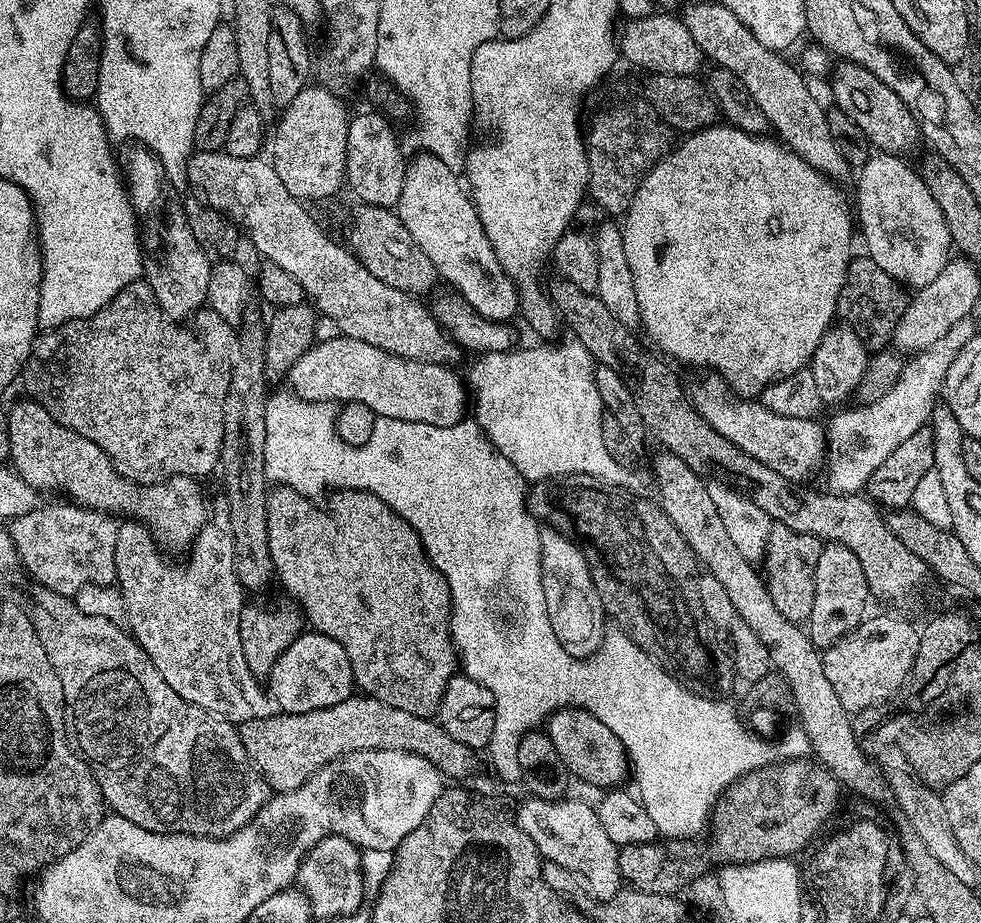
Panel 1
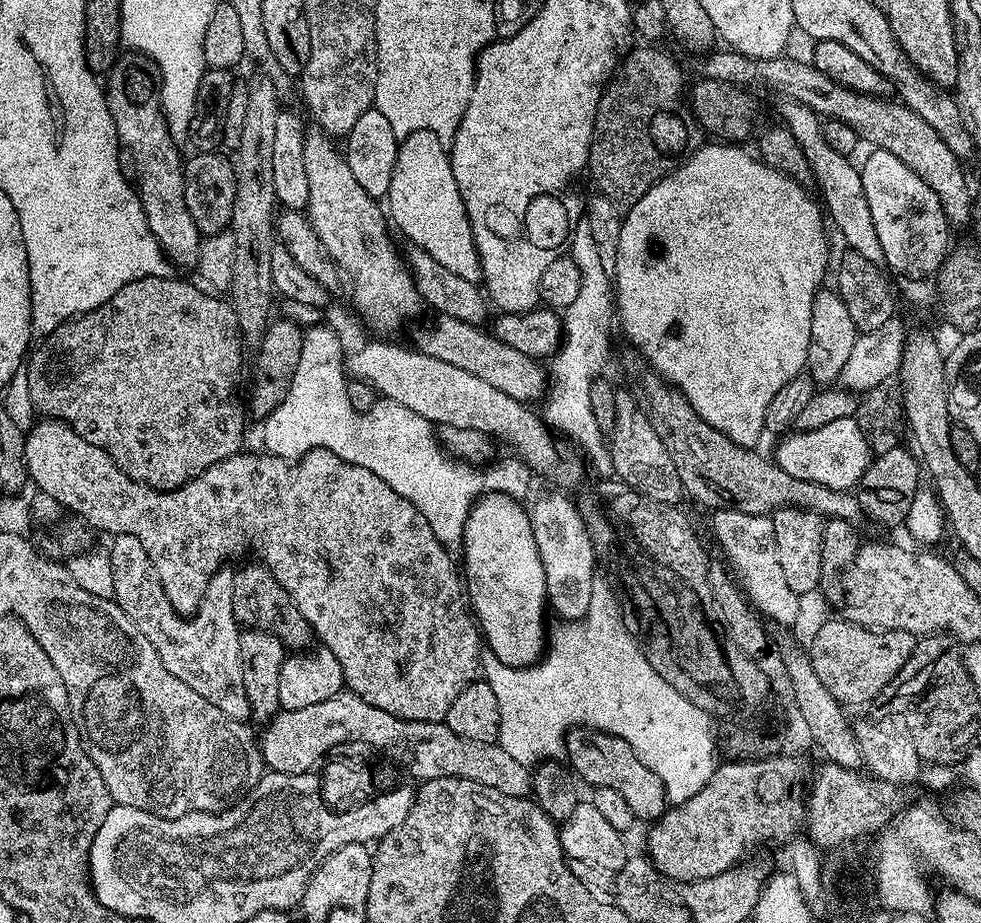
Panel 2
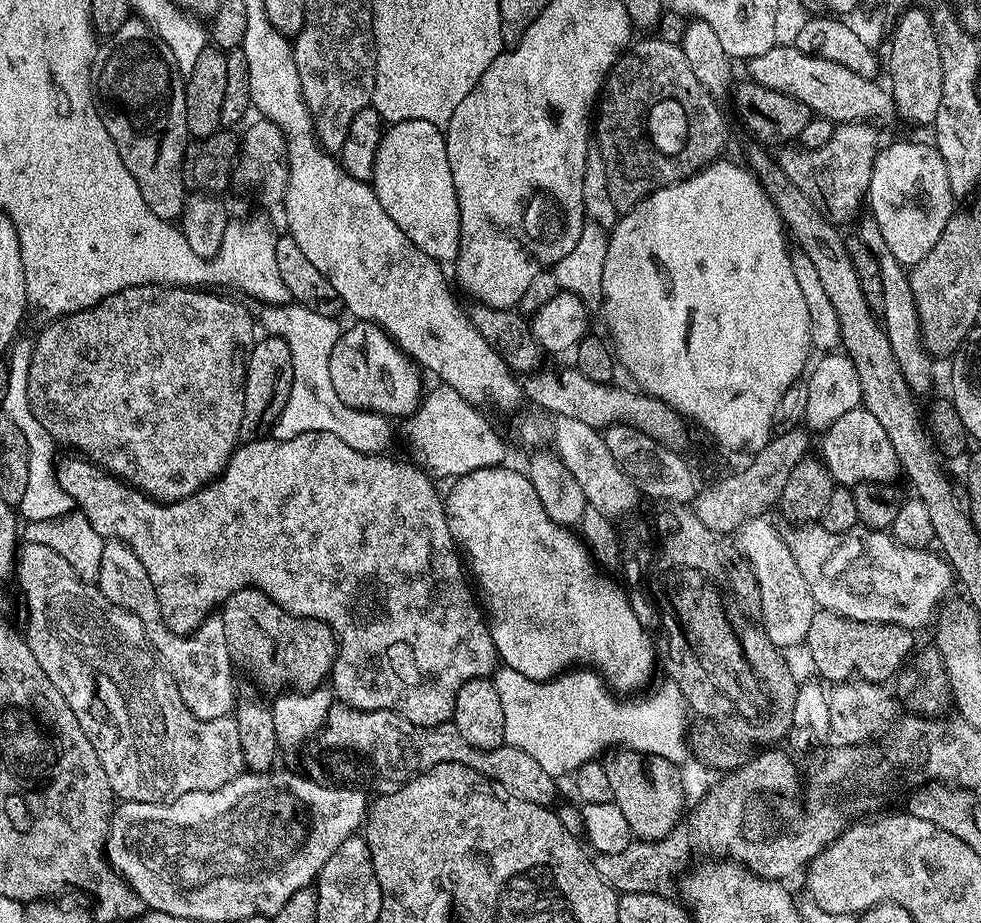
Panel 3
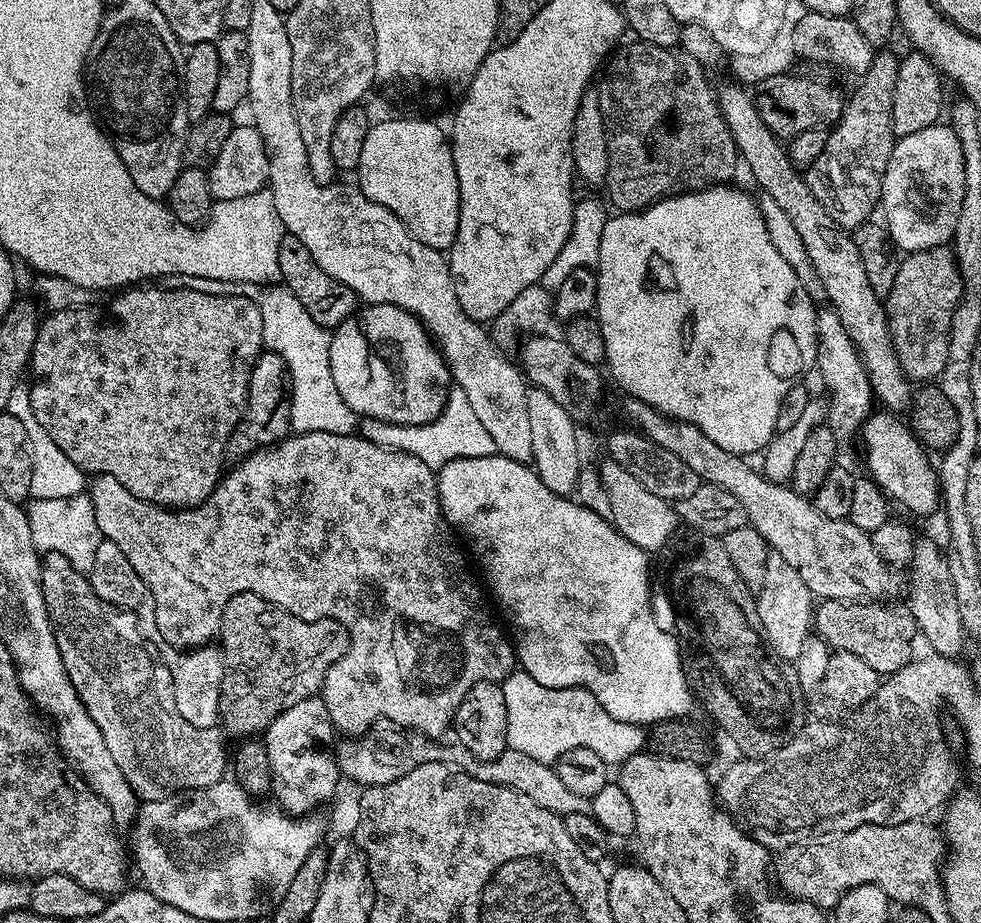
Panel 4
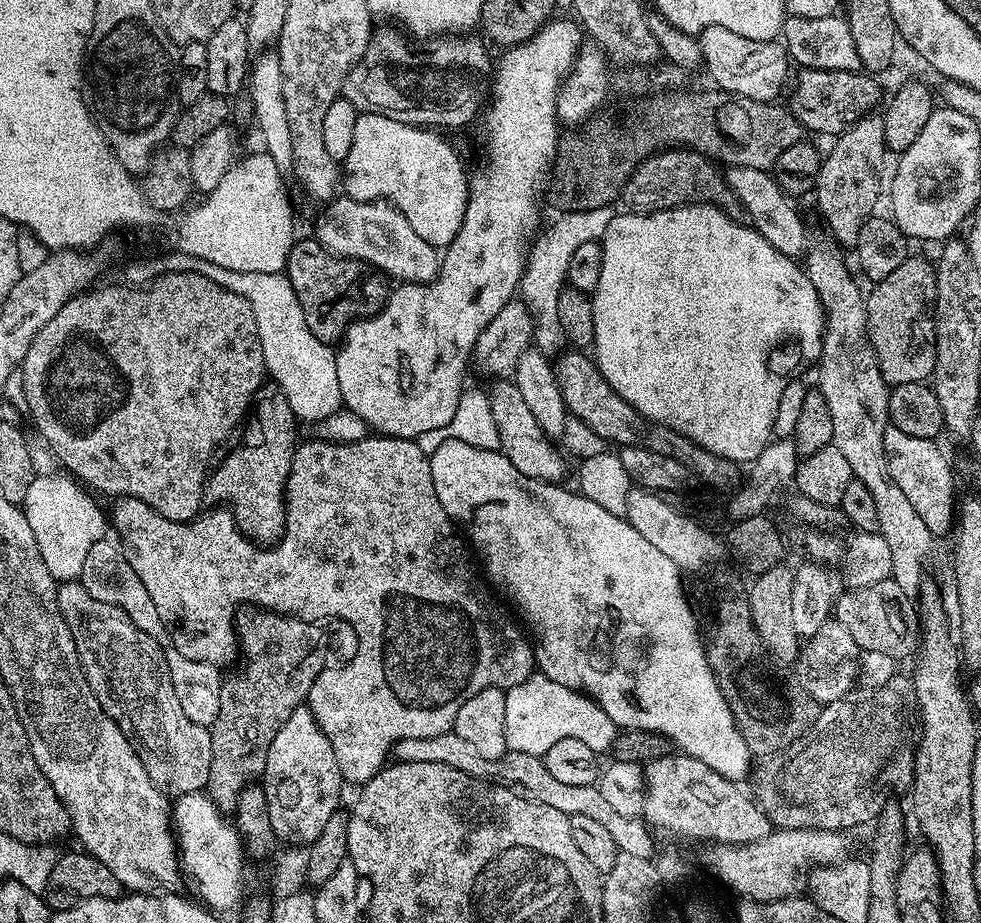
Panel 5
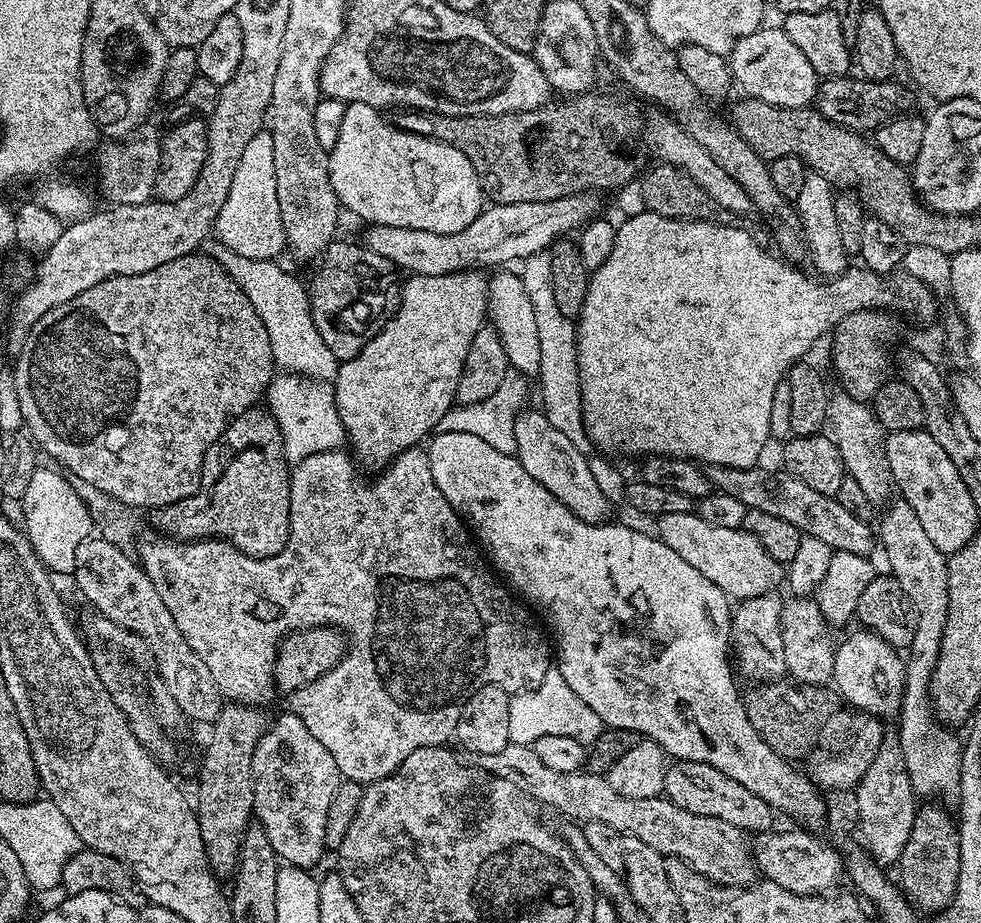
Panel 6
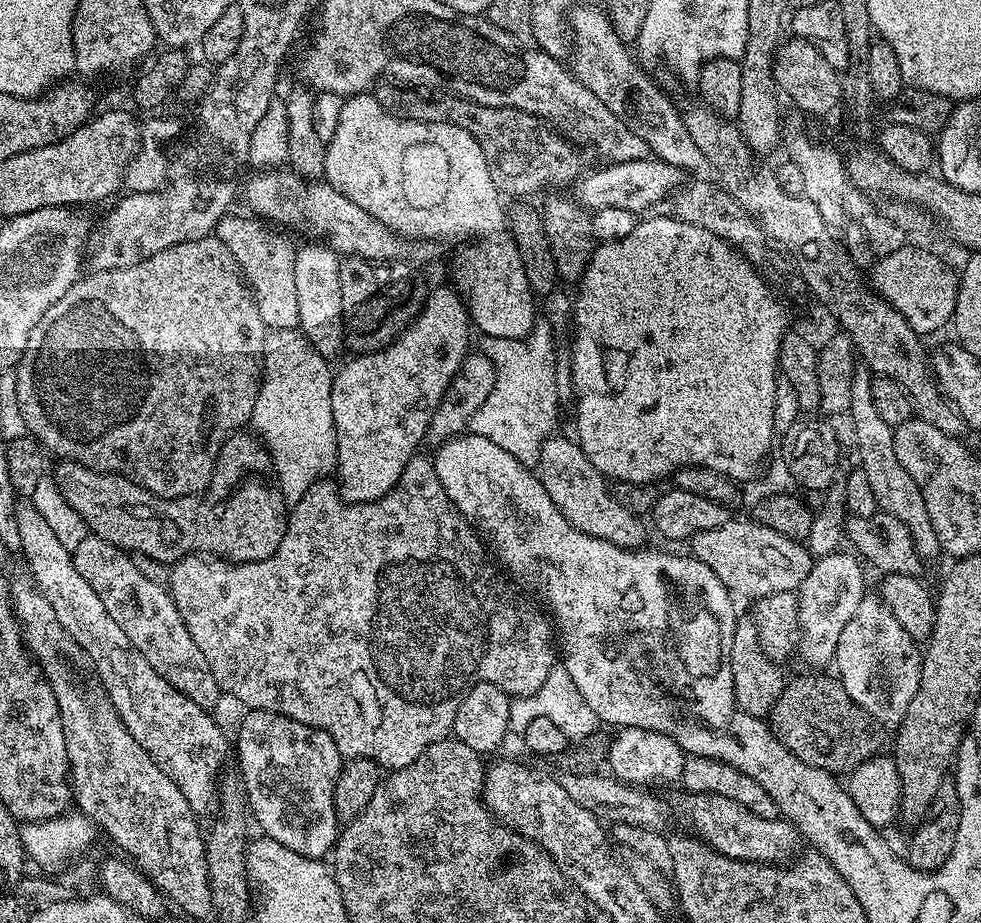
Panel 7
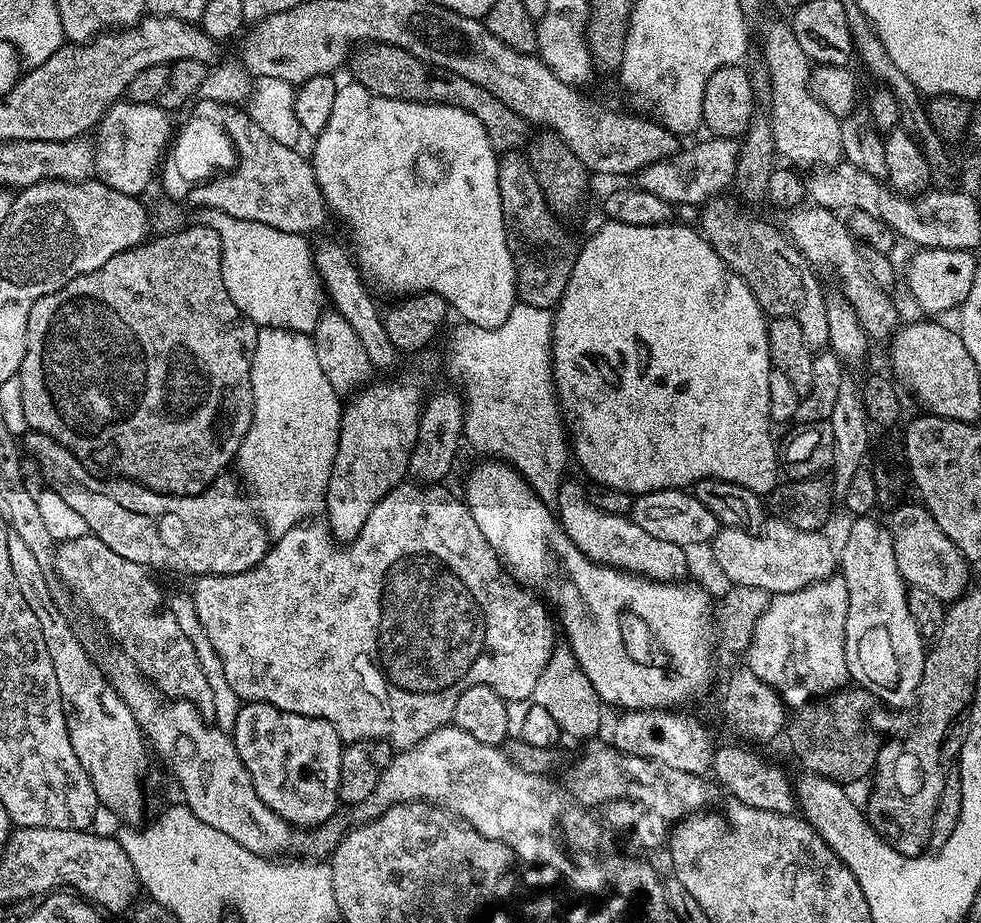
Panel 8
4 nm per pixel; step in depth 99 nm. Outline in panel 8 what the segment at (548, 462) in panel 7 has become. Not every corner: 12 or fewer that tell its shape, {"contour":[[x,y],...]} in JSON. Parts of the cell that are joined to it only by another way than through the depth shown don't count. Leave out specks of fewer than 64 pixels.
{"contour":[[562,483],[554,508],[595,564],[680,582],[689,553]]}

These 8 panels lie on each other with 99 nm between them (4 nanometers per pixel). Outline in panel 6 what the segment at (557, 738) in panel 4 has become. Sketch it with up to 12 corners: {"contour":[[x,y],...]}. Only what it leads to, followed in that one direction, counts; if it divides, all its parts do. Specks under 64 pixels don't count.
{"contour":[[562,678],[510,699],[510,741],[591,746],[605,728]]}

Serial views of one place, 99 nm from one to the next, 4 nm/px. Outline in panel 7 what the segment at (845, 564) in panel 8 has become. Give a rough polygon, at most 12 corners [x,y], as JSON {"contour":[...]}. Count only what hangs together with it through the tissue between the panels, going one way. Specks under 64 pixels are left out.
{"contour":[[866,596],[833,656],[846,694],[899,727],[921,681],[921,649]]}

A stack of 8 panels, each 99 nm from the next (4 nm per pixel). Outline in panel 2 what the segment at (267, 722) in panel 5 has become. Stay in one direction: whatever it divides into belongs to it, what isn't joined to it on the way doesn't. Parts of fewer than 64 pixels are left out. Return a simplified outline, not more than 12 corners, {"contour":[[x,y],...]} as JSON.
{"contour":[[259,562],[232,572],[236,623],[307,649],[314,633]]}

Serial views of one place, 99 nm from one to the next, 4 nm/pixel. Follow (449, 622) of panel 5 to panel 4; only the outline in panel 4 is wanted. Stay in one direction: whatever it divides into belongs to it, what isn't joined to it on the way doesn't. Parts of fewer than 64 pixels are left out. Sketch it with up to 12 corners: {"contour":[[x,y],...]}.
{"contour":[[301,432],[196,508],[90,484],[176,650],[234,594],[352,645],[337,733],[517,667],[426,462]]}

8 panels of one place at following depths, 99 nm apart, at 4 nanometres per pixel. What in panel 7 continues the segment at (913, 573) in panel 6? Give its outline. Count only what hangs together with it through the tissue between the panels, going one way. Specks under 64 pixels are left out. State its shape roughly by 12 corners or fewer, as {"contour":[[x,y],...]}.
{"contour":[[852,372],[859,471],[877,509],[910,530],[925,557],[940,543],[922,490],[894,454],[894,430],[874,406],[873,373]]}

